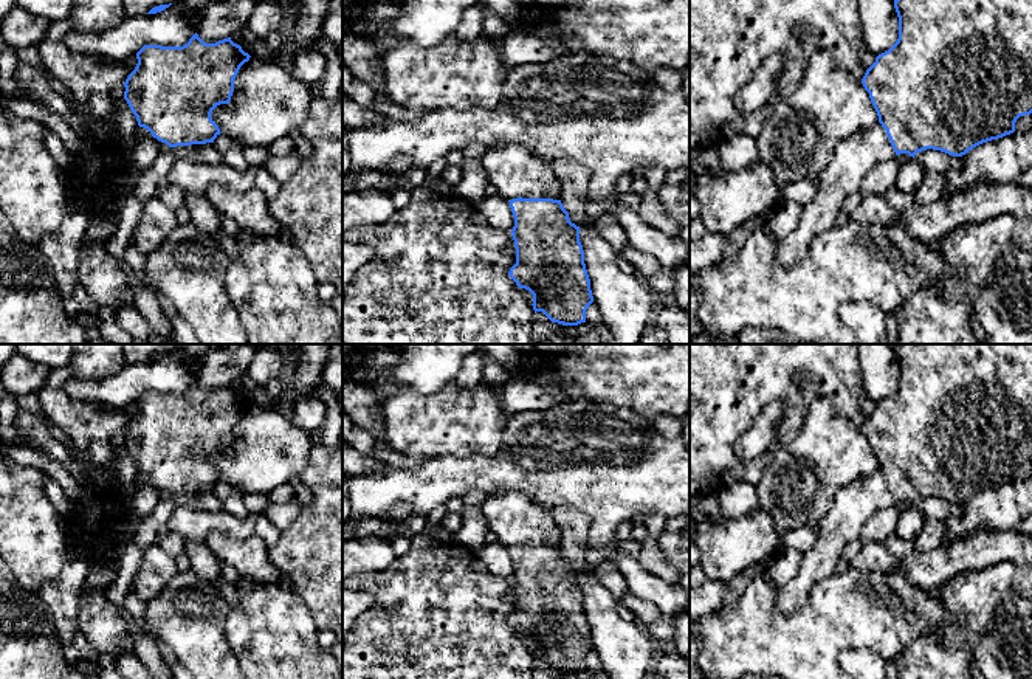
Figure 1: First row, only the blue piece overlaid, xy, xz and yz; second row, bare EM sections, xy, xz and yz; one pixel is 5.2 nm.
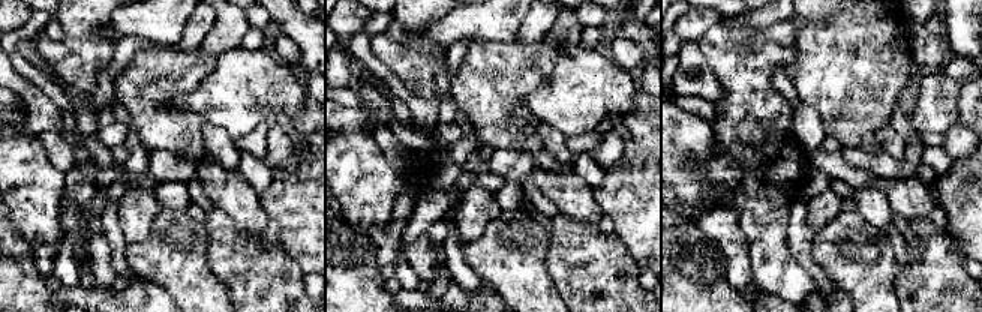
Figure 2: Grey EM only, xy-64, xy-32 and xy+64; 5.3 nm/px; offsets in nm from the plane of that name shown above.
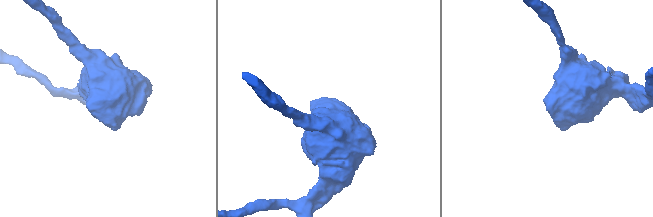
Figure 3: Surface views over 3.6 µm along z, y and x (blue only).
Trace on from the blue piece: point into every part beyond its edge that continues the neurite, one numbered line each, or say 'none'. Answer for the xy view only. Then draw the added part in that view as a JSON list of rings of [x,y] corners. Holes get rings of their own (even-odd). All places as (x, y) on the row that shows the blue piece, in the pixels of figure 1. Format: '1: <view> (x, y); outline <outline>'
1: xy (208, 154); outline [[[160,141],[160,147],[161,152],[172,153],[177,160],[189,160],[205,164],[218,164],[222,161],[222,155],[214,143],[169,147],[166,143]]]

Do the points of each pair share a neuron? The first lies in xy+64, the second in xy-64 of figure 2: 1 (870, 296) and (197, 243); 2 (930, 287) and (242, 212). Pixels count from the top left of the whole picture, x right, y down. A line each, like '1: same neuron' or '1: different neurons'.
1: same neuron
2: different neurons

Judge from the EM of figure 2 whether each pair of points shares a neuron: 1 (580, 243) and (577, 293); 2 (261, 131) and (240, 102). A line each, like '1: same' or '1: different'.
1: same
2: different

